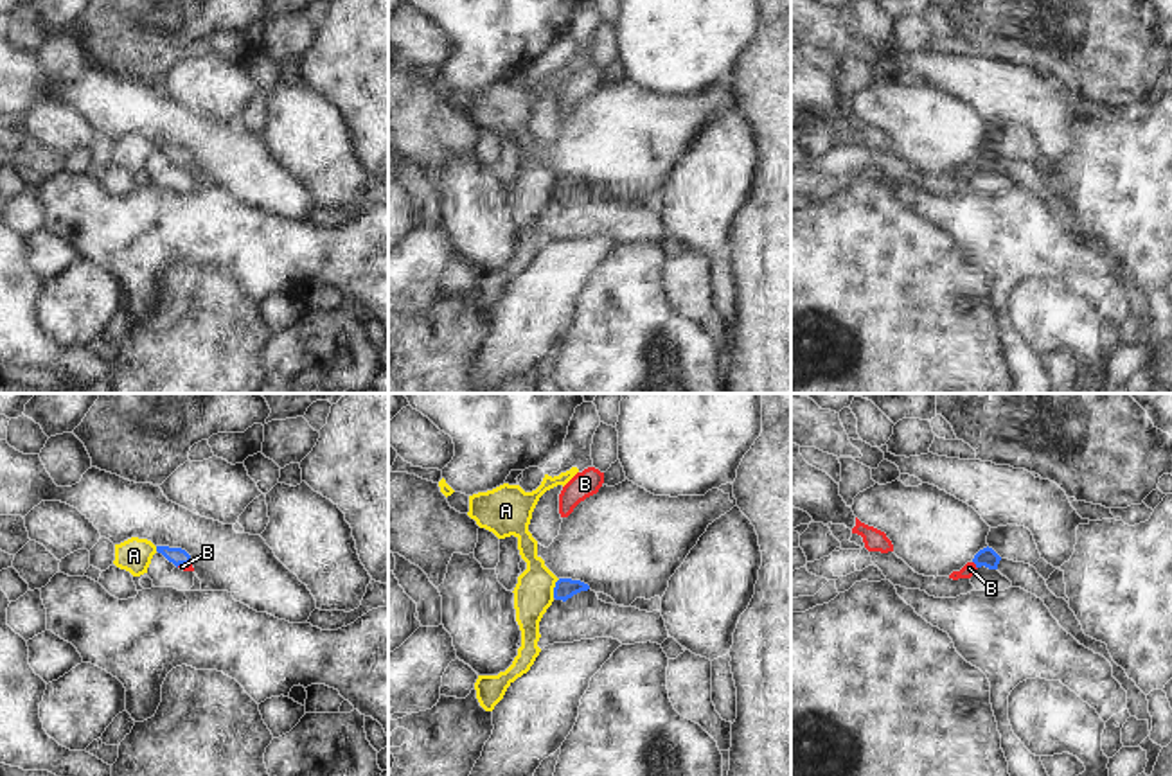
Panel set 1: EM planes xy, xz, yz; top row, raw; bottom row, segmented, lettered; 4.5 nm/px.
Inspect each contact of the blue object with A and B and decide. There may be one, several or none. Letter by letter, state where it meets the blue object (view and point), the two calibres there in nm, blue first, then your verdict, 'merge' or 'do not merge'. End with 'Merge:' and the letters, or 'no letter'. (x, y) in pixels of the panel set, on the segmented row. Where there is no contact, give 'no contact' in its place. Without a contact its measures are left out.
A: contact xz (554, 588); calibres 100 and 180 nm; do not merge
B: contact yz (975, 563); calibres 90 and 60 nm; merge
Merge: B

